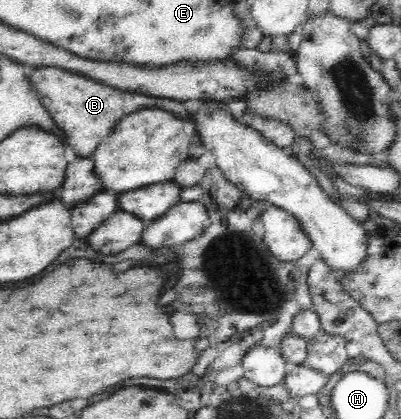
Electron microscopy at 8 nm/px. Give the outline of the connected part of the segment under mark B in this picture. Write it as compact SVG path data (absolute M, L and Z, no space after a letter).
M35 68L29 75L29 81L46 112L61 131L64 143L76 153L78 158L86 158L88 153L96 151L98 144L106 135L110 135L110 131L120 117L140 109L156 108L168 111L183 121L193 122L193 116L204 104L203 100L176 101L142 93L125 92L62 68Z

